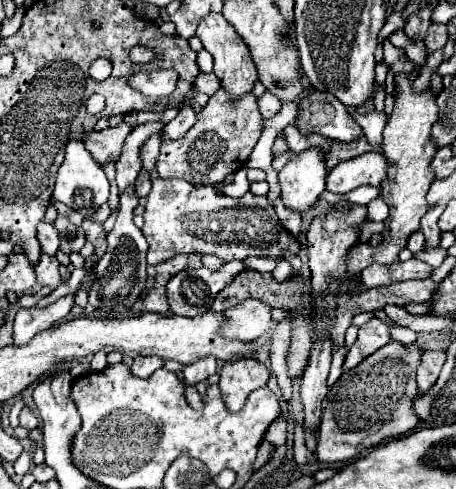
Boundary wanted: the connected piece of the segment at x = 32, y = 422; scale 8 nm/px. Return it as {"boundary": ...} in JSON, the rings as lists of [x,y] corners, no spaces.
{"boundary":[[[24,406],[24,408],[22,408],[22,412],[20,412],[20,426],[28,428],[28,430],[32,430],[32,428],[36,428],[36,426],[38,426],[38,420],[36,420],[34,412],[32,412],[28,406]]]}

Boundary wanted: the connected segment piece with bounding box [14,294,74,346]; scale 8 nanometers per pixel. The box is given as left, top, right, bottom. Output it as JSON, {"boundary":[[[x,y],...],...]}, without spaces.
{"boundary":[[[68,294],[46,308],[20,308],[14,320],[14,346],[24,346],[38,332],[54,326],[70,312],[72,304],[74,304],[74,294]]]}

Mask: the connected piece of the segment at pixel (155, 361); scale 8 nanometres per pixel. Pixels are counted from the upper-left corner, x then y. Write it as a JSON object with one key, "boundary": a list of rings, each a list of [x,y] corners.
{"boundary":[[[134,358],[134,364],[132,364],[132,374],[136,374],[138,378],[148,378],[150,374],[154,374],[158,368],[164,366],[166,360],[162,358]]]}

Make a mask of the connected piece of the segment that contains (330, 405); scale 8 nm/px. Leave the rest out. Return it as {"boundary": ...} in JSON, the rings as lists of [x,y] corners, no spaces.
{"boundary":[[[390,342],[376,350],[372,356],[368,356],[364,362],[360,362],[354,370],[344,372],[338,382],[328,390],[326,406],[322,414],[320,424],[320,438],[318,446],[314,450],[314,456],[318,462],[348,462],[352,458],[358,458],[372,450],[374,446],[382,444],[386,438],[402,436],[404,432],[412,430],[418,424],[416,414],[412,412],[412,398],[418,394],[416,386],[416,368],[420,362],[422,350],[416,344],[404,346],[400,342]]]}

